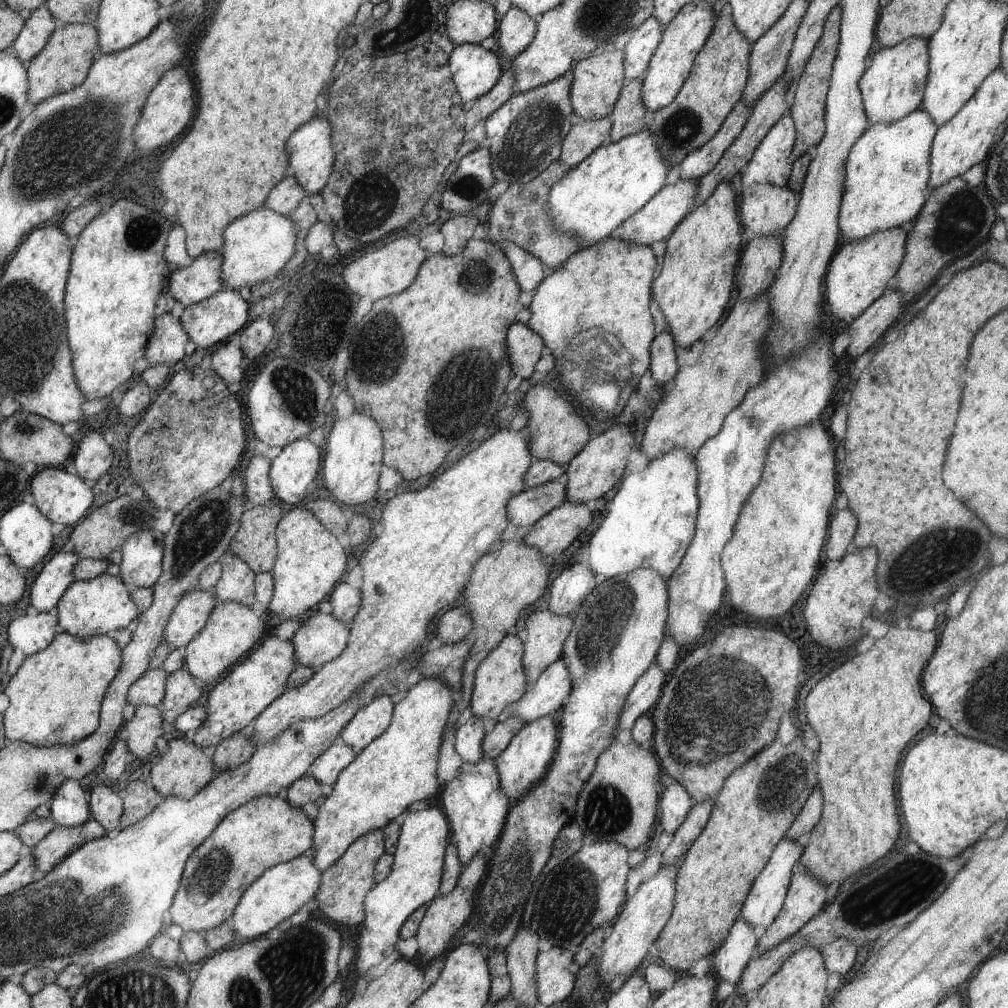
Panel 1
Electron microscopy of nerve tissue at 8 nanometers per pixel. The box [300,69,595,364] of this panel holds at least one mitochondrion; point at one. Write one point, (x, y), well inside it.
(534, 134)

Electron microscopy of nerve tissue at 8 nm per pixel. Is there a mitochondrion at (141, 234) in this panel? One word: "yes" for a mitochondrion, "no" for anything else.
yes

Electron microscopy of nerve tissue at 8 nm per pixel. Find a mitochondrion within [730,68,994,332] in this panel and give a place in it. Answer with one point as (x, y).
(959, 222)

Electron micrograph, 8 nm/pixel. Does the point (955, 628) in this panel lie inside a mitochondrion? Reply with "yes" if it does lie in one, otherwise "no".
no

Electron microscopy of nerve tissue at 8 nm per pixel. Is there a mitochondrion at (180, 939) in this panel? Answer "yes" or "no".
no

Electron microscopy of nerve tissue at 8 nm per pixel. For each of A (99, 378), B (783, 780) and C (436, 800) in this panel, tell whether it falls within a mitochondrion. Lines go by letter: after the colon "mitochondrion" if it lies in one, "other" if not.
A: other
B: mitochondrion
C: other

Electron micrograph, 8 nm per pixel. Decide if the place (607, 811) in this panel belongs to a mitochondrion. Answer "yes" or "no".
yes

